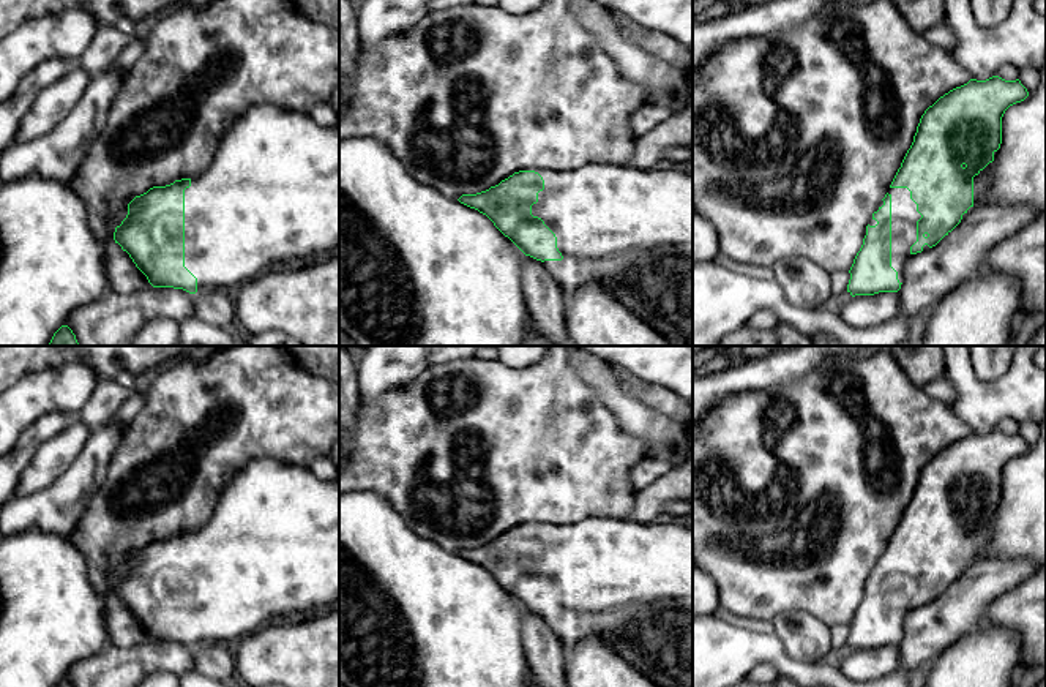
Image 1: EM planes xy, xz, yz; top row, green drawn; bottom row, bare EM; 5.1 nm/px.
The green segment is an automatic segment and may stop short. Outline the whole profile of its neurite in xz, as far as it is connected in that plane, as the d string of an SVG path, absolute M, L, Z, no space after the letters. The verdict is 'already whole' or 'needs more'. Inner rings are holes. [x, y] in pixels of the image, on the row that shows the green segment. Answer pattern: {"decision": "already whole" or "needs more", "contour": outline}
{"decision": "needs more", "contour": "M590 161L579 167L527 169L502 180L499 185L476 194L462 194L461 204L486 215L494 226L508 237L525 256L541 261L546 270L560 284L565 298L570 298L587 281L600 281L618 302L645 321L671 346L693 346L693 174L663 169L641 169L629 164L614 166L601 161Z"}

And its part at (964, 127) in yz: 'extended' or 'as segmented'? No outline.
extended

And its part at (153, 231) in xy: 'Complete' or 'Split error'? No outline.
Split error

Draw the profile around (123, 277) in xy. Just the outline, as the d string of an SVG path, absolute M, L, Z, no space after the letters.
M112 243L107 250L106 275L110 292L133 294L134 291L153 287L118 243Z

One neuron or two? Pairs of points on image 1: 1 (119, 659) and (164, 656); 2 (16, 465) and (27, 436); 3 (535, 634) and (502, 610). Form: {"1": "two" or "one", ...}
{"1": "one", "2": "one", "3": "two"}

